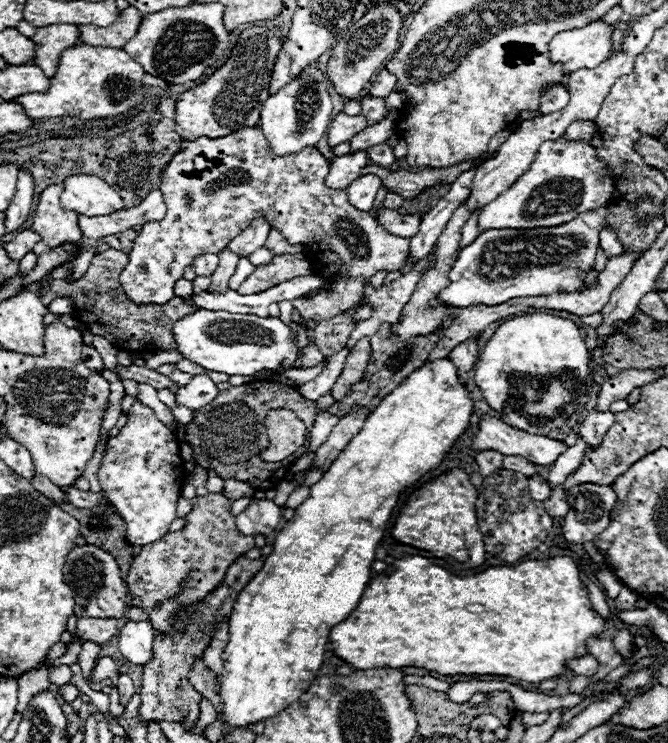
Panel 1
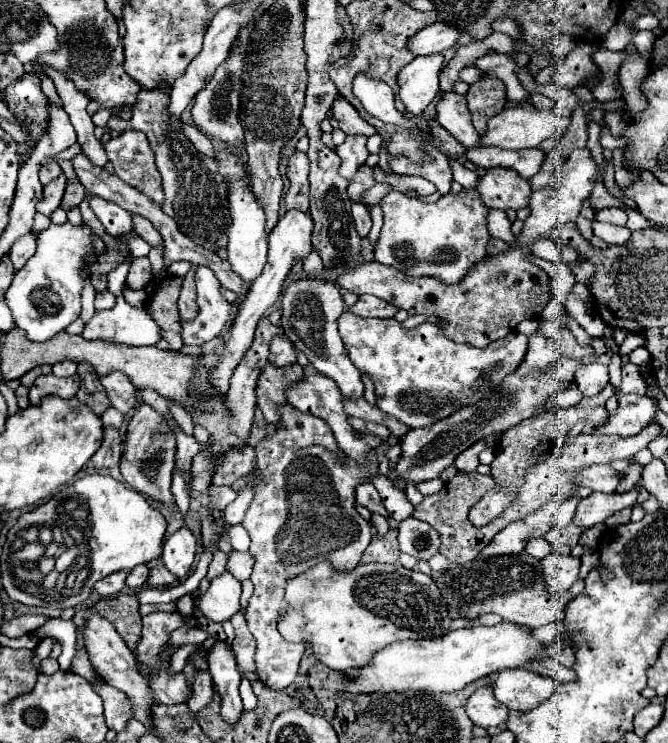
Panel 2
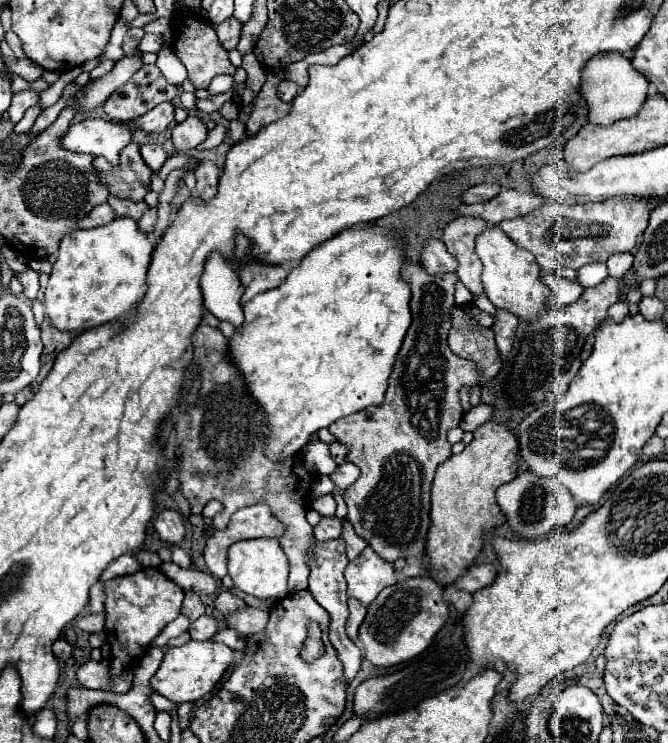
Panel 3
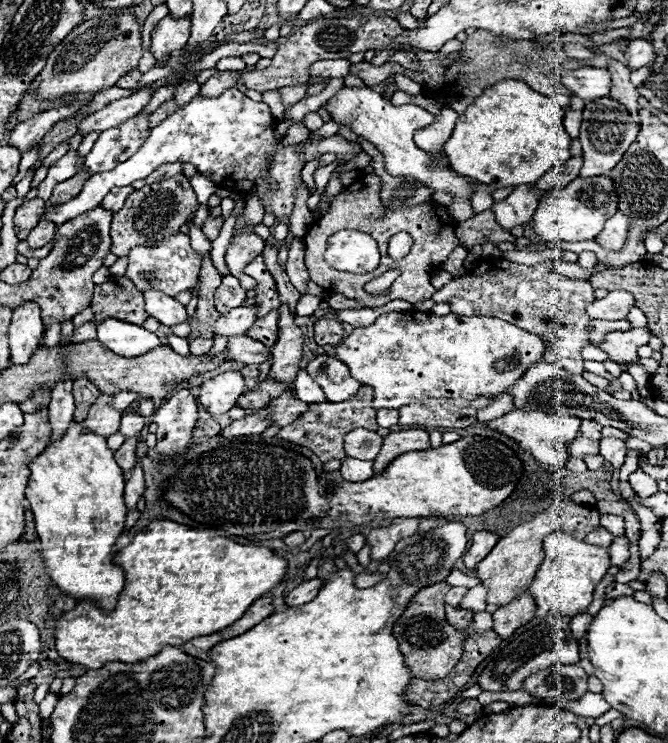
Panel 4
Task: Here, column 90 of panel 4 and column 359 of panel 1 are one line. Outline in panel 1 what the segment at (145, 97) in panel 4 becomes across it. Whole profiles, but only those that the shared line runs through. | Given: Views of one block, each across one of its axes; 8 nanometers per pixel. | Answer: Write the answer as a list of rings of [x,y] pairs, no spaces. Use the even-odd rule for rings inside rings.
[[[344,112],[336,114],[330,128],[328,128],[328,144],[334,148],[336,144],[342,144],[346,140],[352,140],[360,130],[368,126],[368,120],[364,116],[348,116]]]

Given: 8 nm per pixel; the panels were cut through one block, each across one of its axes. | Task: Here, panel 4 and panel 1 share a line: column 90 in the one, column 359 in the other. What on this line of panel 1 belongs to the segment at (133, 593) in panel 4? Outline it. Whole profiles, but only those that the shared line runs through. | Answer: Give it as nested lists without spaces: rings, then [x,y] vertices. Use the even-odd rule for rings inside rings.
[[[404,556],[404,558],[396,560],[396,566],[392,572],[382,572],[382,574],[372,576],[370,588],[366,588],[366,596],[362,596],[362,604],[358,604],[358,608],[350,614],[350,620],[346,620],[346,622],[338,624],[338,628],[334,628],[328,642],[332,644],[334,654],[338,658],[342,658],[344,662],[348,662],[350,666],[354,666],[356,670],[370,670],[370,668],[382,668],[382,666],[390,666],[390,668],[416,666],[416,668],[426,668],[430,672],[444,674],[444,676],[492,674],[492,676],[512,676],[512,678],[526,680],[526,682],[542,682],[542,680],[564,674],[566,672],[564,660],[584,656],[586,654],[586,644],[584,644],[586,638],[600,636],[602,632],[604,632],[604,618],[594,612],[594,608],[588,600],[586,588],[580,586],[580,568],[568,556],[556,556],[556,558],[548,558],[548,560],[526,560],[526,562],[520,562],[514,566],[490,566],[484,572],[480,572],[476,576],[468,576],[468,578],[458,578],[458,576],[450,574],[448,570],[434,566],[432,560],[428,560],[424,556]]]

